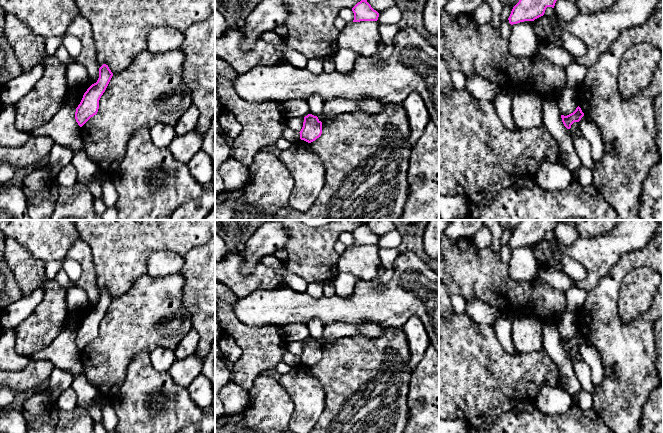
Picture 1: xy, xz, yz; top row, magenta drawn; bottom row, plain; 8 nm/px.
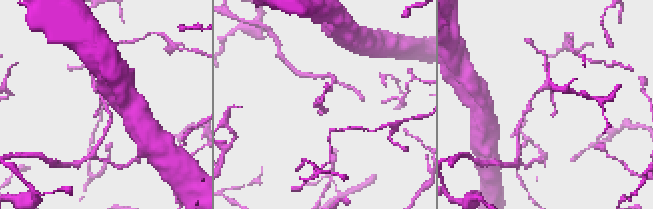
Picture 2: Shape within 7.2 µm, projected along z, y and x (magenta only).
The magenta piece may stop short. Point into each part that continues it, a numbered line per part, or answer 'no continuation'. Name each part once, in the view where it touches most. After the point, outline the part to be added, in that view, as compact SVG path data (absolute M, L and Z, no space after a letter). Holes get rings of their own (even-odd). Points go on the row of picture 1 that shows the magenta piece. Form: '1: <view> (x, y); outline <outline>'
no continuation

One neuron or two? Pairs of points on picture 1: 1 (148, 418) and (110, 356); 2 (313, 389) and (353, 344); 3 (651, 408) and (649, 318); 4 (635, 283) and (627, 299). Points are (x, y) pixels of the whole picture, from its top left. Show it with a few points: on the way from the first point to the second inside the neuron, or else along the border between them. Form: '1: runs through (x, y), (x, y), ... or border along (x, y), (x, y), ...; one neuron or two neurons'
1: border along (133, 358), (119, 392), (111, 400); two neurons
2: border along (309, 367), (312, 376), (324, 391), (324, 405); two neurons
3: border along (652, 389), (642, 413); two neurons
4: runs through (635, 287), (635, 291), (631, 295); one neuron

